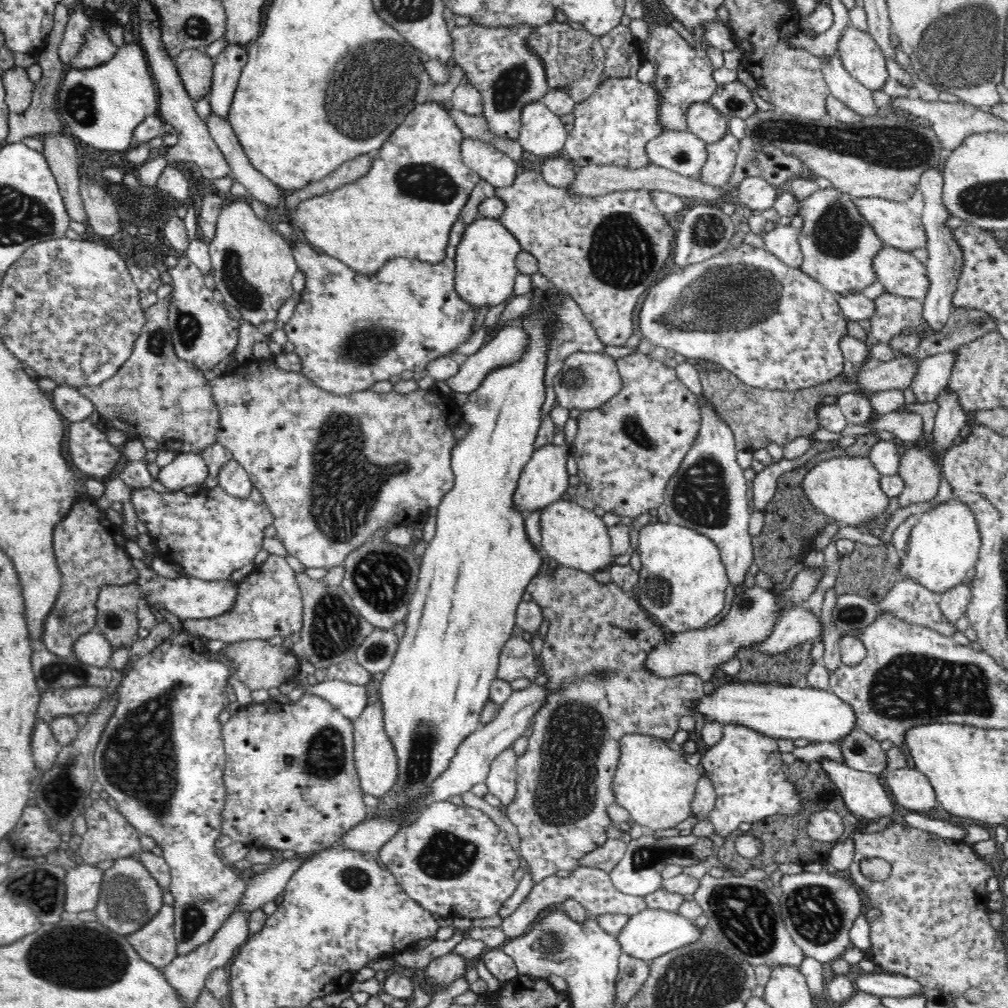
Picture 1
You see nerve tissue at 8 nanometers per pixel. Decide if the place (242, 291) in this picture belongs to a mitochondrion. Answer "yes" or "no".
yes

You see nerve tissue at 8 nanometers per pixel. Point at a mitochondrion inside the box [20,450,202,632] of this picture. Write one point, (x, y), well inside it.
(65, 616)

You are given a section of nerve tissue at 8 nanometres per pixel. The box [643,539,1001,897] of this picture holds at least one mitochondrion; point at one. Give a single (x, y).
(909, 687)

